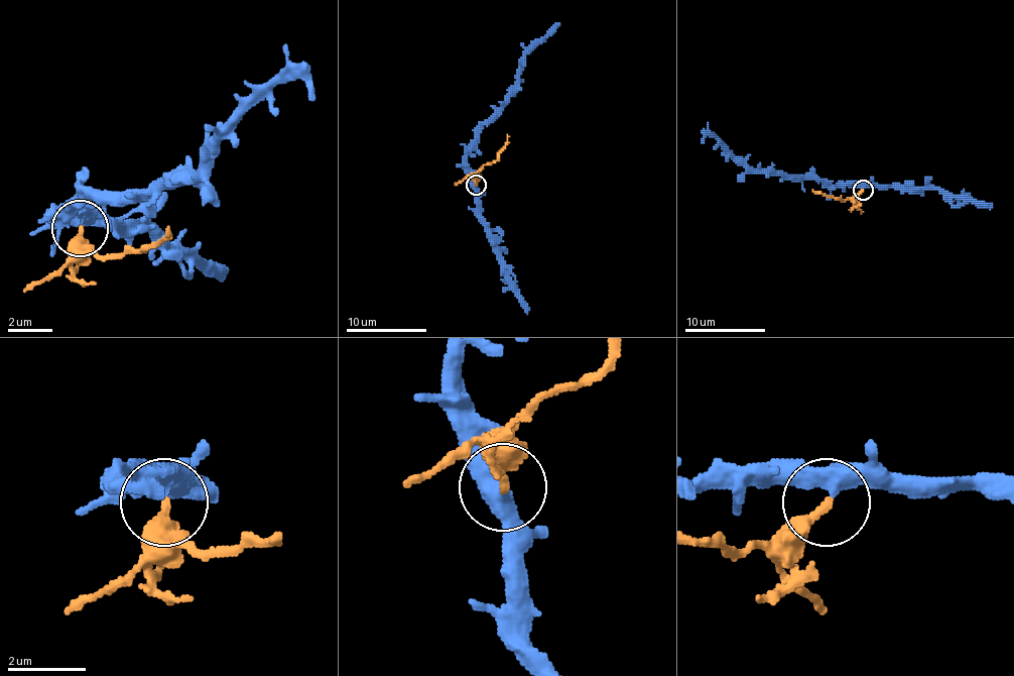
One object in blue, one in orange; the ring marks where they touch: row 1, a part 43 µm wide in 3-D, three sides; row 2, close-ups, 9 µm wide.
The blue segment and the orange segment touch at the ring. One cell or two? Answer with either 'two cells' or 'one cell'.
two cells

